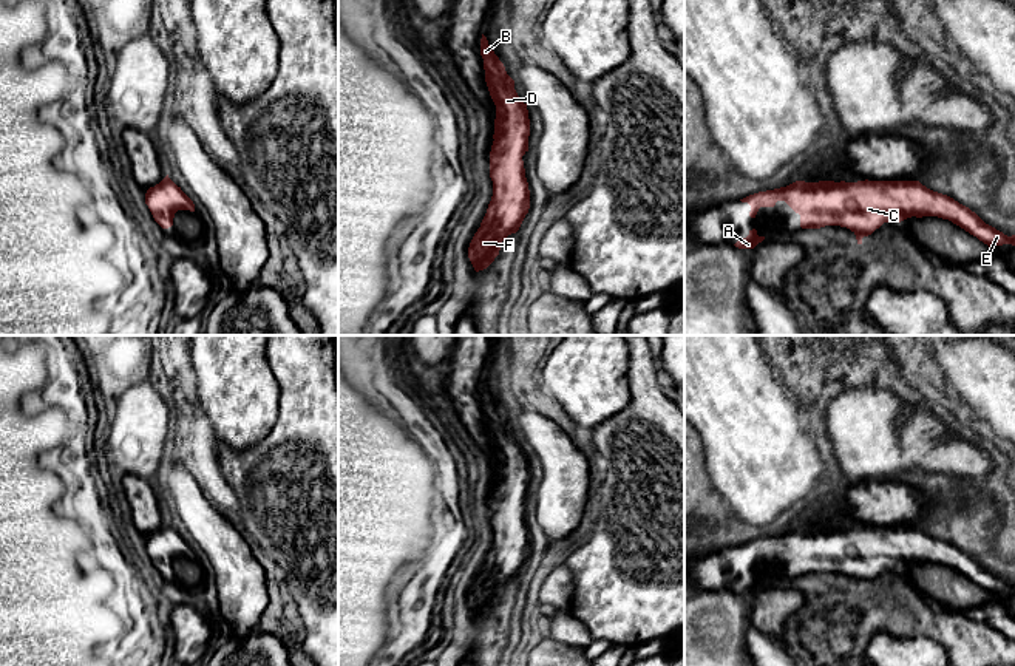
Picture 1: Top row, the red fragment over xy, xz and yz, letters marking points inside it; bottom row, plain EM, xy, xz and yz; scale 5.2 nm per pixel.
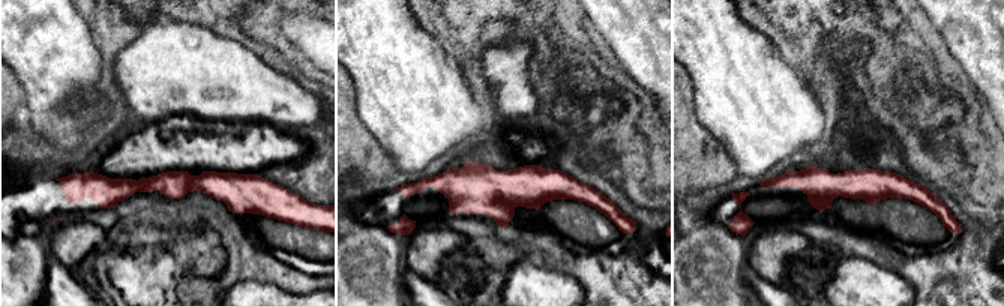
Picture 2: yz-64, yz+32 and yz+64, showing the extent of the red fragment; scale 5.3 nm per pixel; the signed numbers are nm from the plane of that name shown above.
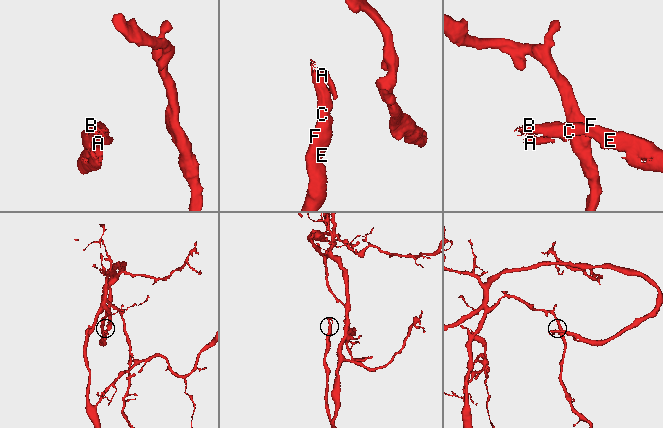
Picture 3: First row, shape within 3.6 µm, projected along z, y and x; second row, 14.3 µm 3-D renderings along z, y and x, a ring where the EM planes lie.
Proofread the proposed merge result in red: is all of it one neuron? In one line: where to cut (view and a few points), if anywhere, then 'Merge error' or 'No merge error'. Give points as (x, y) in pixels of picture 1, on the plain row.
No split. No merge error

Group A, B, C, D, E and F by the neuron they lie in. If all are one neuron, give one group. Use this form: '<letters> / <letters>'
A B C D E F

